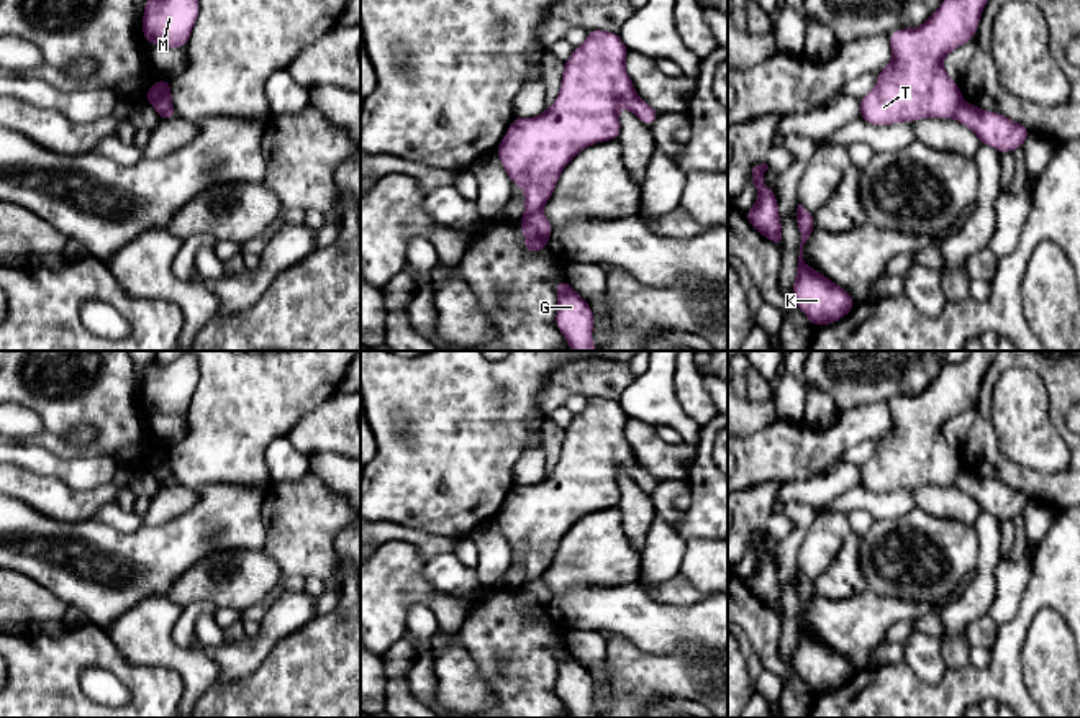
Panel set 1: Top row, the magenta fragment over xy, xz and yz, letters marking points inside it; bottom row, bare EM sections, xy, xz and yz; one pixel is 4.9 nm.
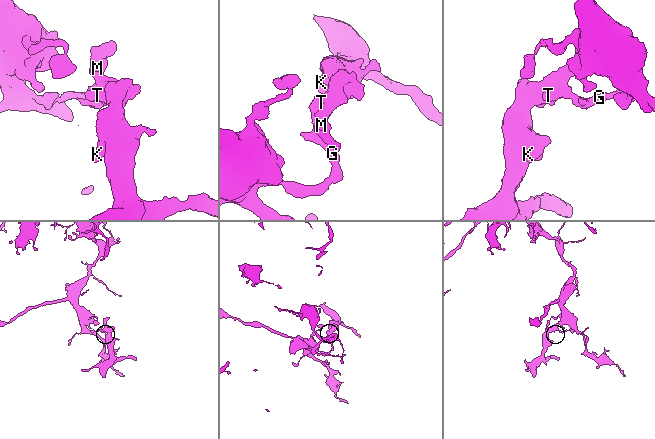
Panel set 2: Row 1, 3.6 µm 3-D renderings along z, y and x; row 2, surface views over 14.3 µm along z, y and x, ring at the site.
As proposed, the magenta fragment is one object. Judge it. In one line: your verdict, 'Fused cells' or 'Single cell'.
Fused cells

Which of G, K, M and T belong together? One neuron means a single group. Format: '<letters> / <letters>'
G / K M T

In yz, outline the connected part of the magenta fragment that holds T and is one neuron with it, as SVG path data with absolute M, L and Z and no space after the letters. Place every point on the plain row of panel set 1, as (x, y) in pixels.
M970 351L959 362L946 364L941 374L916 397L900 395L888 402L892 429L878 438L877 452L862 466L860 485L869 492L895 492L919 485L954 485L962 474L957 448L952 448L942 426L977 402L978 387L996 351Z

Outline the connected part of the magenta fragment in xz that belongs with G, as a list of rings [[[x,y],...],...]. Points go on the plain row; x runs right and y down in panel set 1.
[[[569,648],[554,652],[559,675],[556,679],[556,693],[570,710],[572,718],[597,718],[592,710],[593,680],[592,674],[572,657]]]

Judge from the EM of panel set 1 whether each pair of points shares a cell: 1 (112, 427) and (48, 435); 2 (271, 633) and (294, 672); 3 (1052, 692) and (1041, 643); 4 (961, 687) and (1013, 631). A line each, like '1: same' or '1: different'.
1: same
2: different
3: same
4: same

